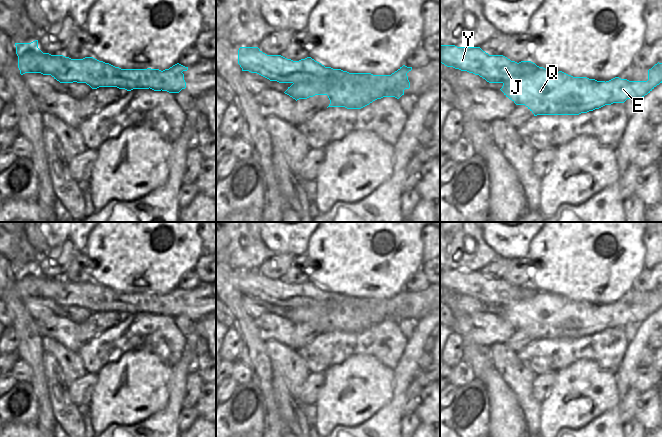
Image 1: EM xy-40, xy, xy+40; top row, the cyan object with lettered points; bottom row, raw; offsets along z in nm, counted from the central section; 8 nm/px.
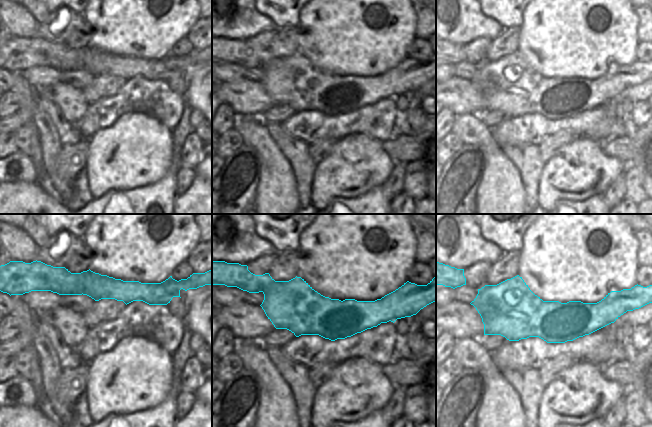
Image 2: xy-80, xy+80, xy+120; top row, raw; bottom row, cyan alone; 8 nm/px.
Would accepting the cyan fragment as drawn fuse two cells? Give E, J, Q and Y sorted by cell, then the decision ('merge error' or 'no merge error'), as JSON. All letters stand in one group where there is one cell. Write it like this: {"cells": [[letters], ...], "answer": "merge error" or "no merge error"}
{"cells": [["E", "Q"], ["J", "Y"]], "answer": "merge error"}

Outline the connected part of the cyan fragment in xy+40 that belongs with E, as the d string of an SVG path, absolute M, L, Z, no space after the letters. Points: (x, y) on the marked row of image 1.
M659 62L648 70L647 81L615 77L593 85L540 67L529 75L505 82L500 90L516 105L525 105L534 116L579 115L627 99L641 99L660 83L662 63Z

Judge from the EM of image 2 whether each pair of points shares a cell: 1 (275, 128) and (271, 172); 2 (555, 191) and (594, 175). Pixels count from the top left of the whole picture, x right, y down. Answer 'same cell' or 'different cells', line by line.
1: different cells
2: same cell

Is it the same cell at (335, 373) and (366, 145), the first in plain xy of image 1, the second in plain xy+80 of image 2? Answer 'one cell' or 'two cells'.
one cell

